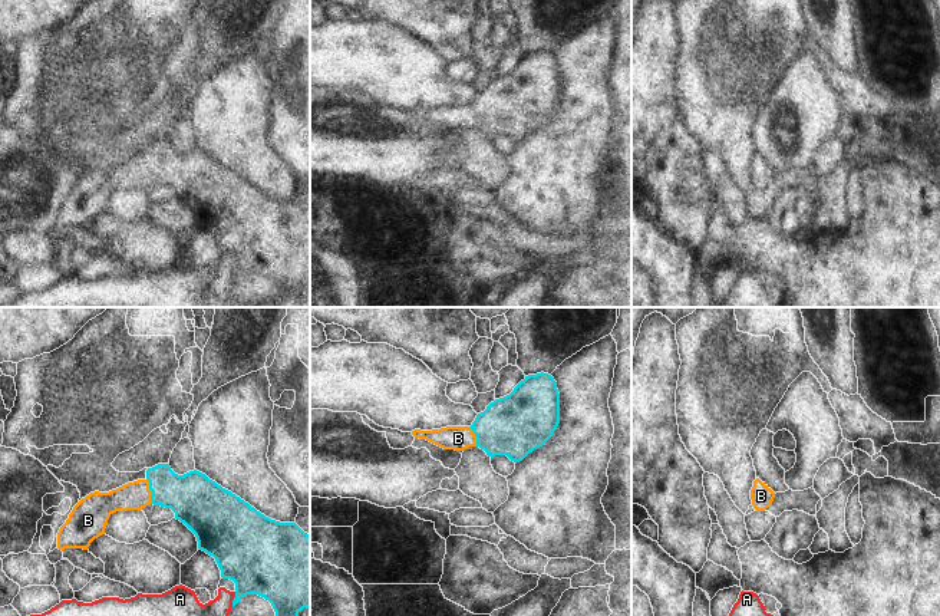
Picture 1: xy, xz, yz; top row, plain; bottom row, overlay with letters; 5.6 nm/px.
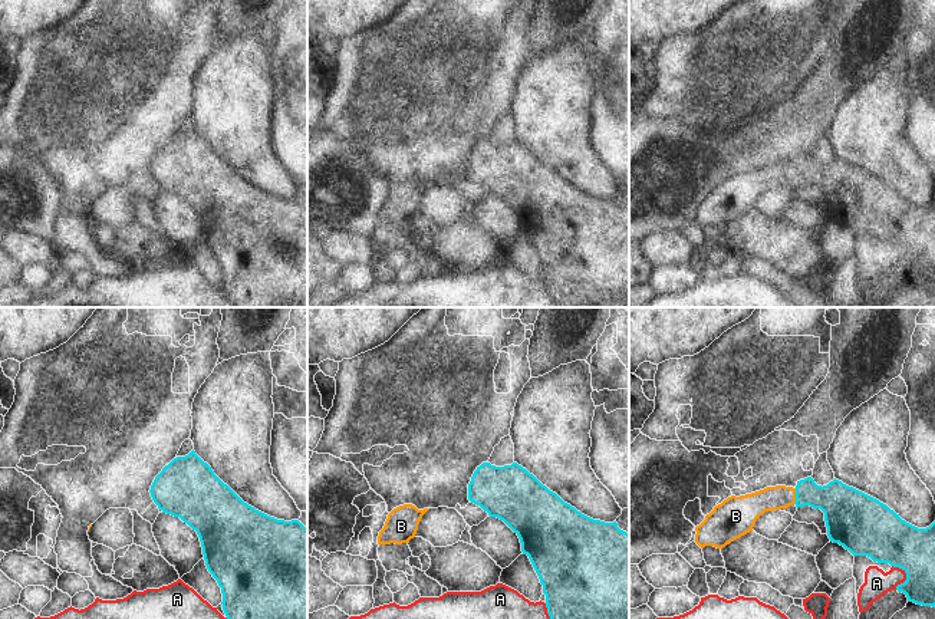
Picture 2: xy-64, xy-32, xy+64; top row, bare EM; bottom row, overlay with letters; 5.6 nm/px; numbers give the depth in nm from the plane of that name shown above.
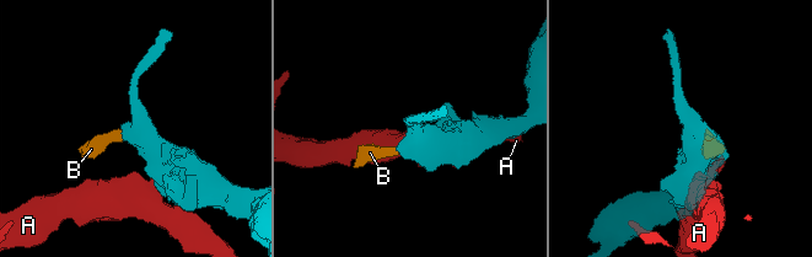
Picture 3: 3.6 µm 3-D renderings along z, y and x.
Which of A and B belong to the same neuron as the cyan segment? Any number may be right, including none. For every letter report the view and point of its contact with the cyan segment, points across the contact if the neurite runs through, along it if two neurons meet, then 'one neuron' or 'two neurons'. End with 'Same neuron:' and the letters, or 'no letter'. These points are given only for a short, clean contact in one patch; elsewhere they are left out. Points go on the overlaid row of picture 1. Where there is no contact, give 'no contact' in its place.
A: xy (234, 599) | two neurons
B: xy (151, 491) | across xy (194, 498), (175, 491), (151, 491), (134, 496) | one neuron
Same neuron: B

